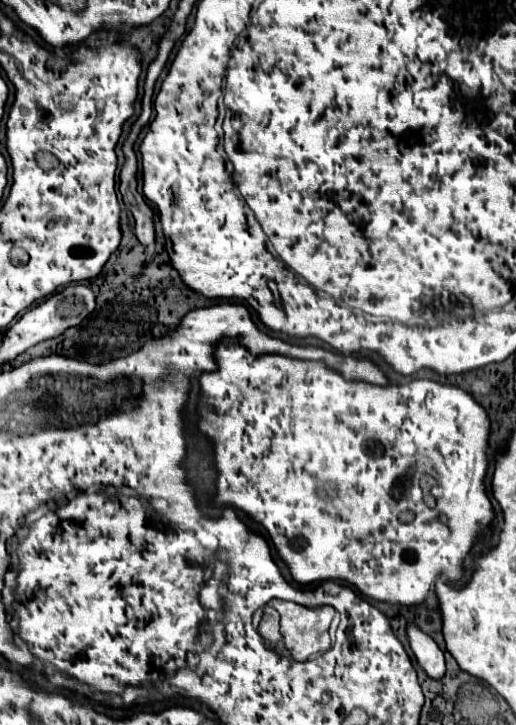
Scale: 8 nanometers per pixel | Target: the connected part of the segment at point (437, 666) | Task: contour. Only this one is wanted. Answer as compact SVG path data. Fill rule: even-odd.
M413 624L409 626L407 634L409 634L409 646L411 646L411 650L413 650L419 666L431 678L441 678L445 674L445 660L443 660L443 652L435 644L435 640L431 636L427 636L425 632L421 632Z

